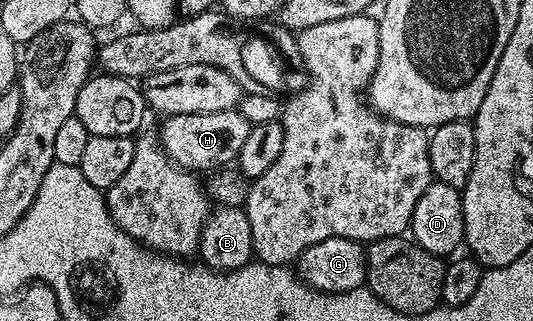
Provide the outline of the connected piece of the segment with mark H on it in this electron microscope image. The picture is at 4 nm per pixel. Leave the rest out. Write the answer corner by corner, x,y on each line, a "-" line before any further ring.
239,108
218,111
210,115
174,115
164,117
164,126
158,129
160,147
165,155
184,169
201,171
215,170
217,167
228,167
235,162
238,151
242,151
242,143
246,143
246,135
250,135
252,126
240,114

